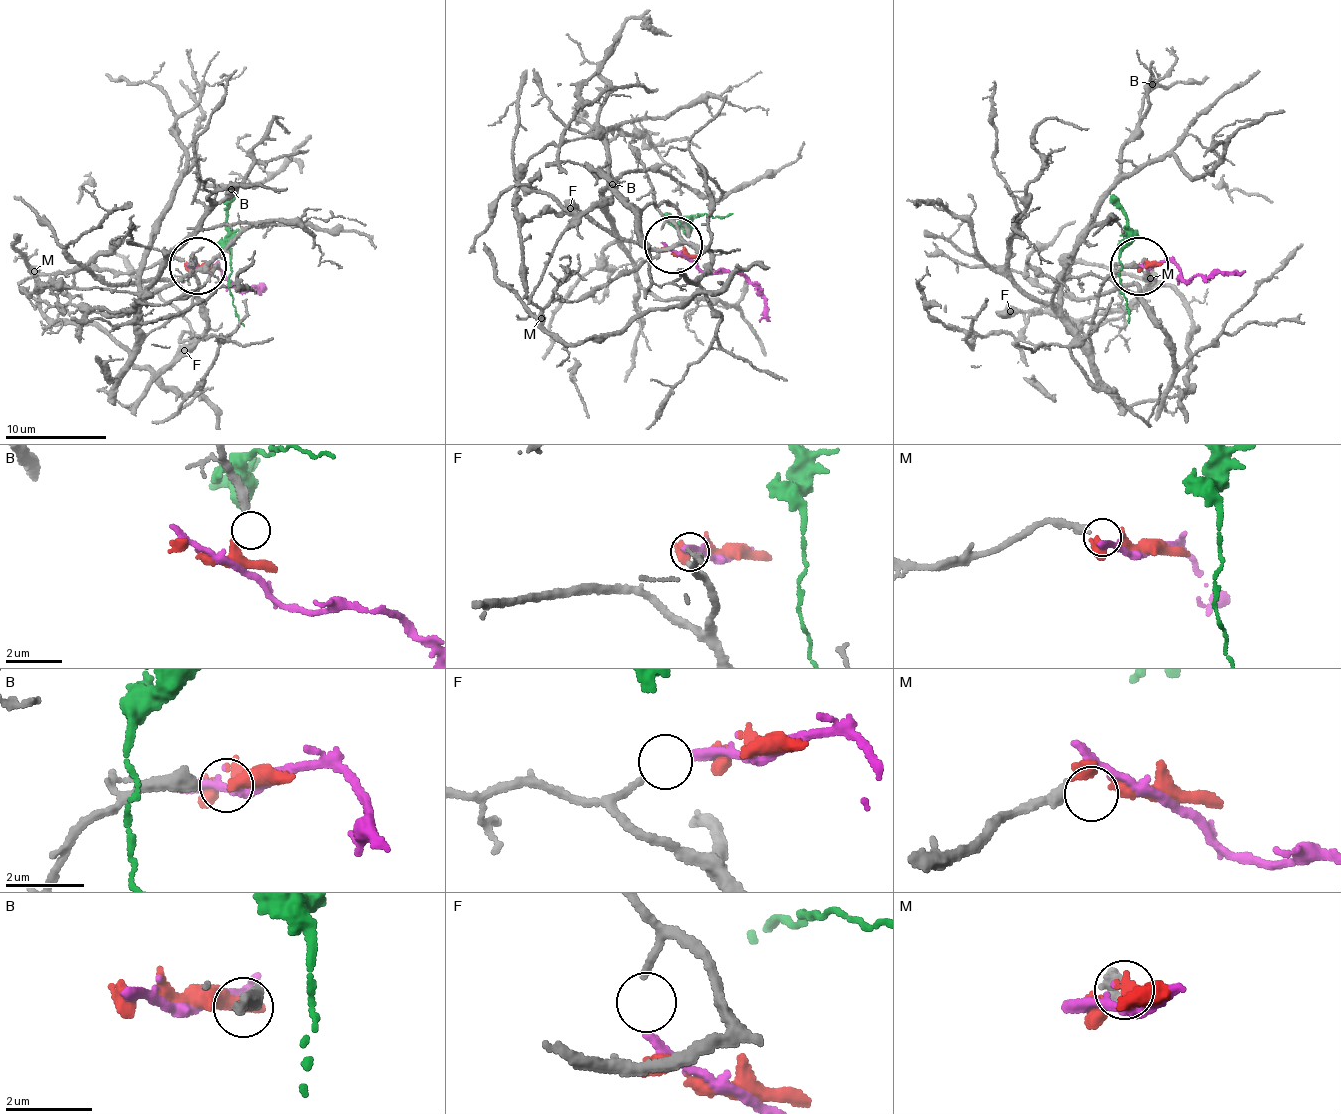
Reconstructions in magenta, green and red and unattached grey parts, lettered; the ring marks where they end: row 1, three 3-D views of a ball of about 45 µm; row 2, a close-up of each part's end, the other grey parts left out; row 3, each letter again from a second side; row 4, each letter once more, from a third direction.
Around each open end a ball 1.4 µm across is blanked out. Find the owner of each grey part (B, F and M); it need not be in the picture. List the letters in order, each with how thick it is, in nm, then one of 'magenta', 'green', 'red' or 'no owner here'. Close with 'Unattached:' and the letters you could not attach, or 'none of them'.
B: calibre 400 nm; no owner here
F: calibre 160 nm; no owner here
M: calibre 280 nm; red
Unattached: B, F

